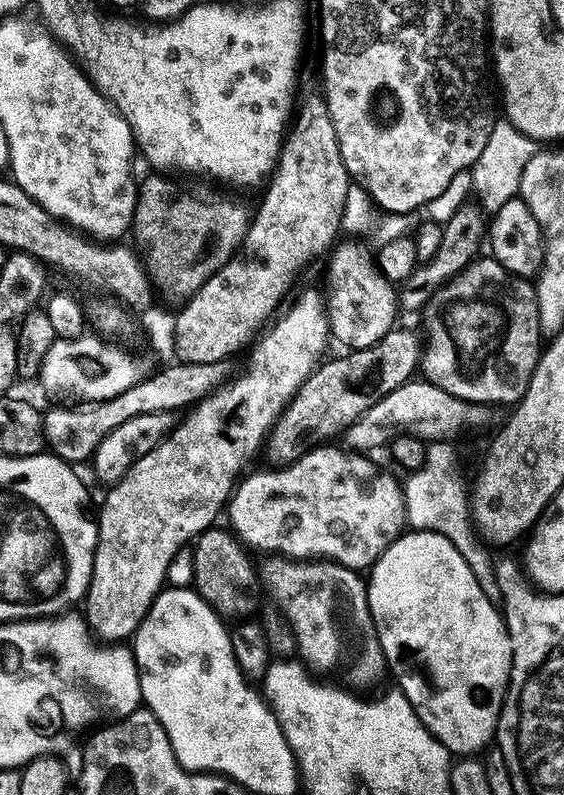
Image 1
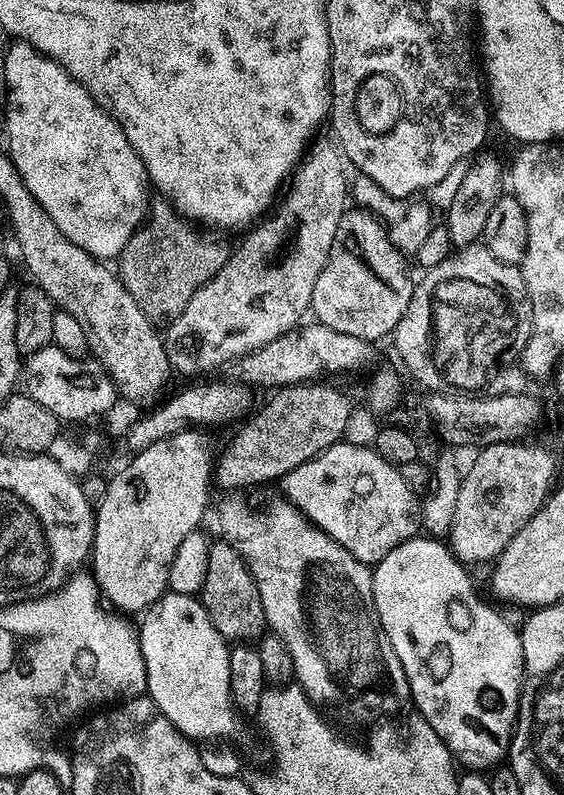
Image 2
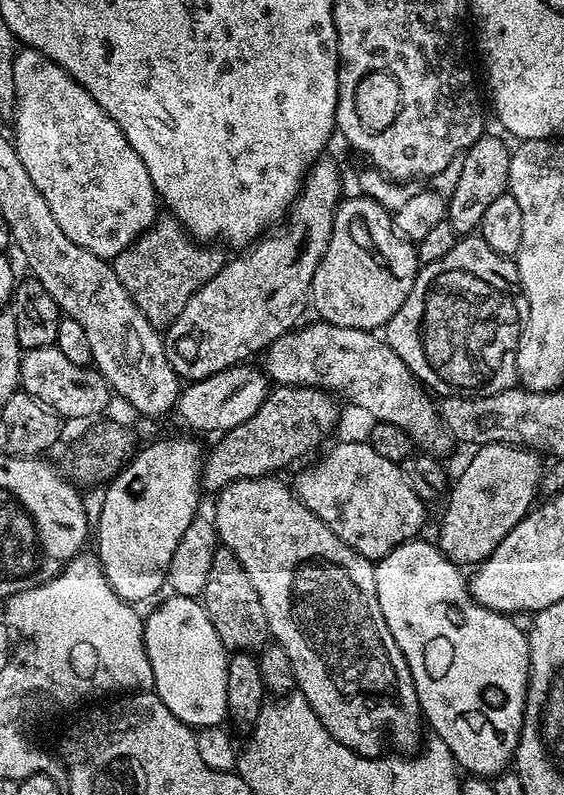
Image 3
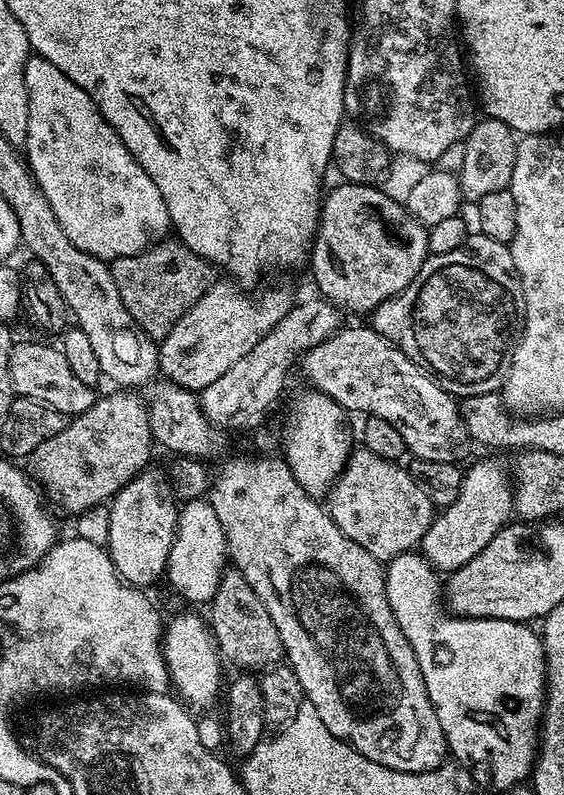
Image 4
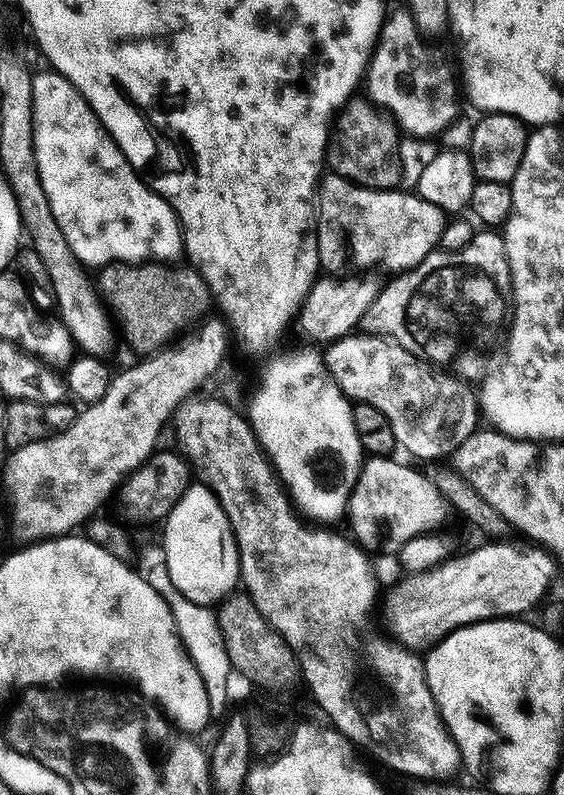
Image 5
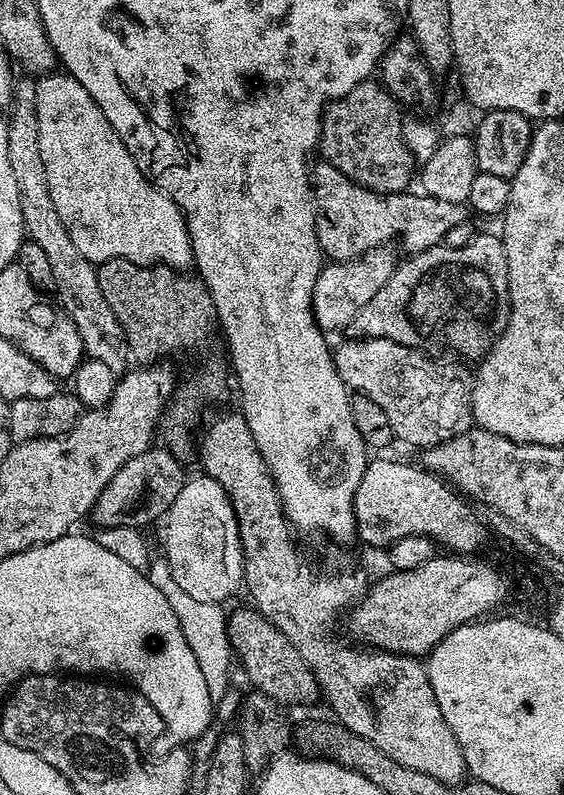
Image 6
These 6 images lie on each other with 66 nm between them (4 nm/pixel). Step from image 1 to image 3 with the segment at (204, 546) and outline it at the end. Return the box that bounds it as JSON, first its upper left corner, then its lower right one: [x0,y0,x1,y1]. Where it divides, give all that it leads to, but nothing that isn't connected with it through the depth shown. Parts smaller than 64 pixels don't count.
[202,546,270,651]

